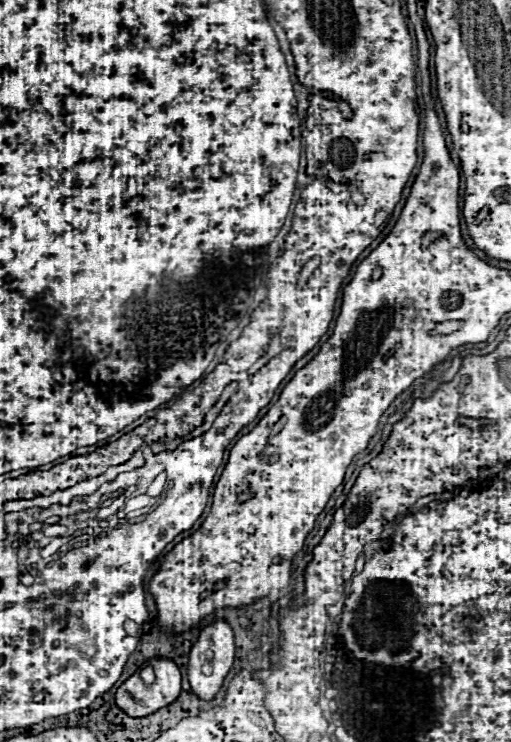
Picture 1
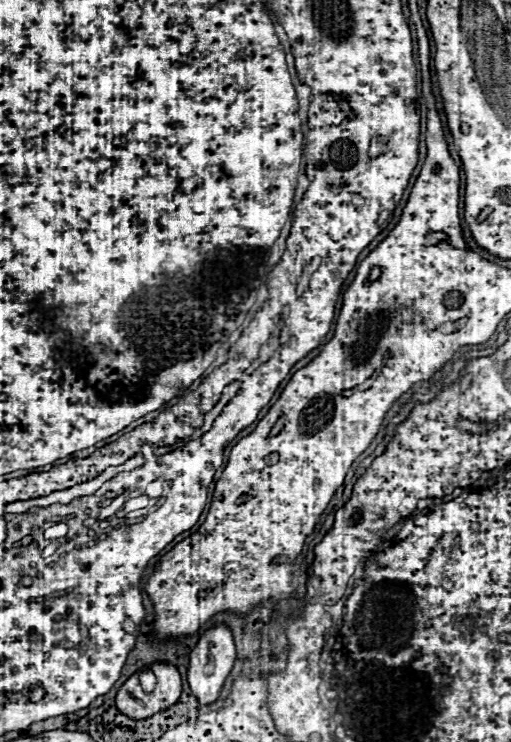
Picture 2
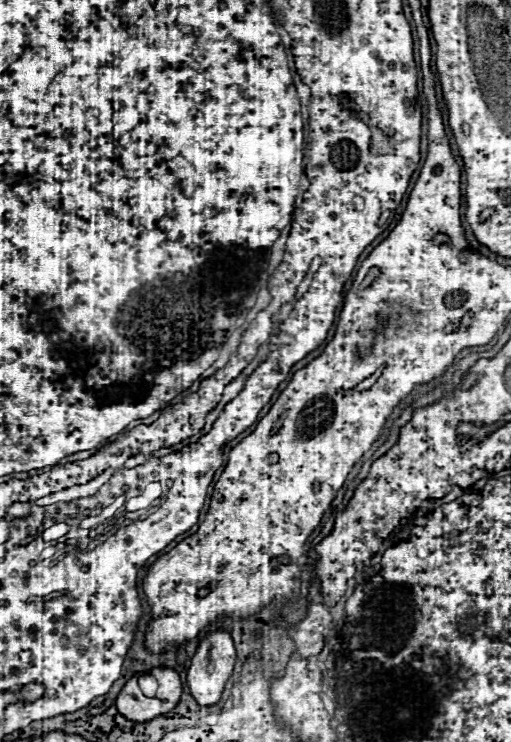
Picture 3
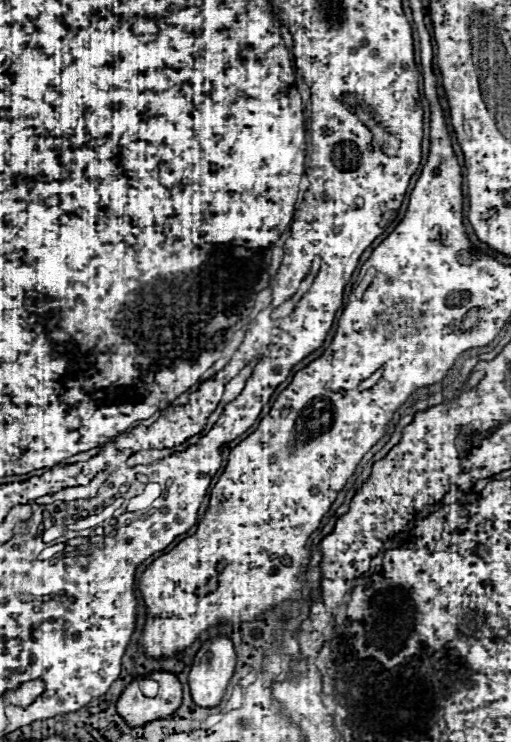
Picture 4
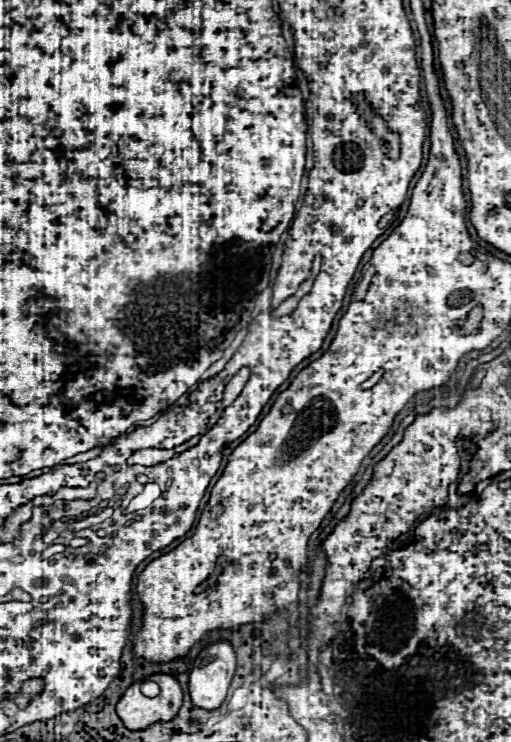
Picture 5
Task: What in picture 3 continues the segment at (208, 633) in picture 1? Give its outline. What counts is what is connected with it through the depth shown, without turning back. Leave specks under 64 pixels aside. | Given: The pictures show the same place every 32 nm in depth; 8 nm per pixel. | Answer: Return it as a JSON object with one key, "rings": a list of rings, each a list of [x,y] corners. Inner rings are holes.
{"rings":[[[208,632],[200,640],[188,670],[188,686],[200,706],[212,706],[220,700],[224,684],[232,674],[234,662],[236,652],[230,632]]]}

